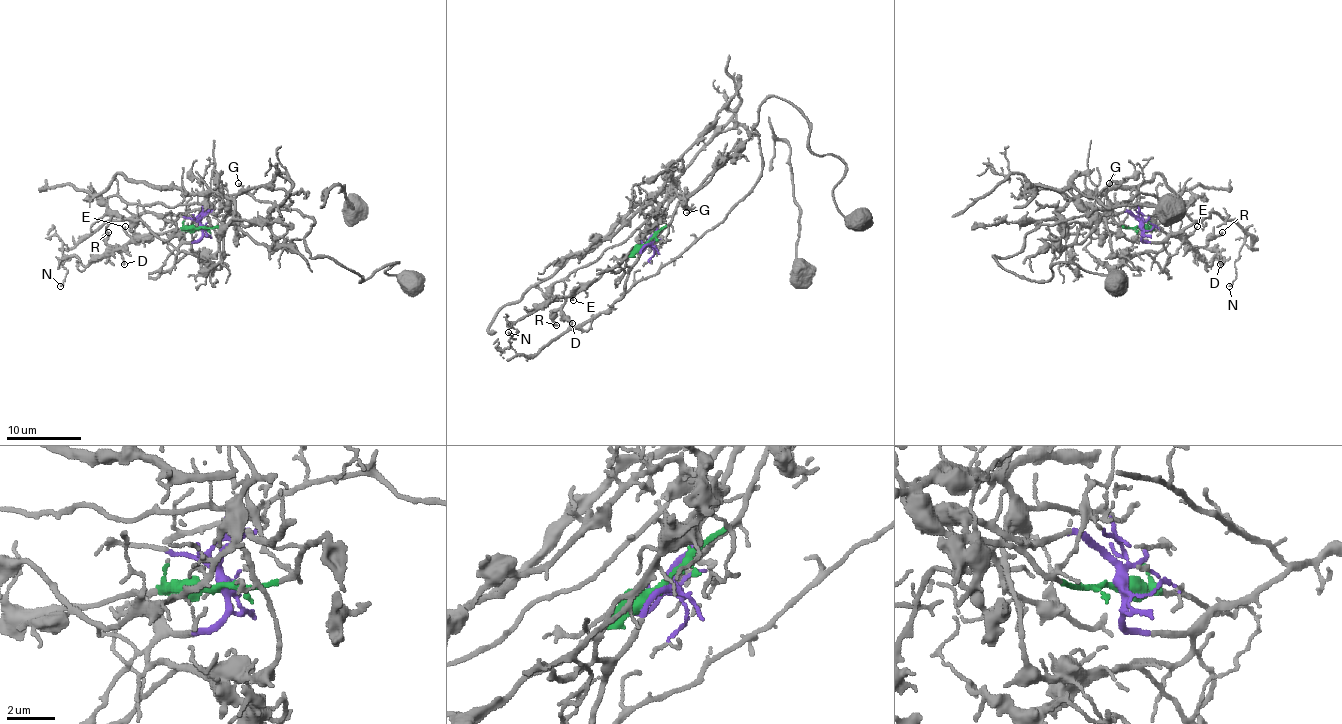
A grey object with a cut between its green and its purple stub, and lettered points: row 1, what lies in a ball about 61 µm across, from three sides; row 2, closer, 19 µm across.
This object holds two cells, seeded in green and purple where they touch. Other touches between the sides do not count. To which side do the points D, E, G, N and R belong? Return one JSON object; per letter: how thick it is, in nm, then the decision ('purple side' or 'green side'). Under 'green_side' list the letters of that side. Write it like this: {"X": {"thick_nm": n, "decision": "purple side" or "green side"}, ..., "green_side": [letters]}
{"D": {"thick_nm": 110, "decision": "green side"}, "E": {"thick_nm": 110, "decision": "green side"}, "G": {"thick_nm": 100, "decision": "green side"}, "N": {"thick_nm": 110, "decision": "purple side"}, "R": {"thick_nm": 130, "decision": "green side"}, "green_side": ["D", "E", "G", "R"]}

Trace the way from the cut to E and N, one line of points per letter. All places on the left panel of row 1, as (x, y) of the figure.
E: (200, 227), (131, 236), (125, 227)
N: (200, 227), (202, 234), (187, 242), (157, 214), (110, 219), (62, 248), (67, 274), (60, 285)

